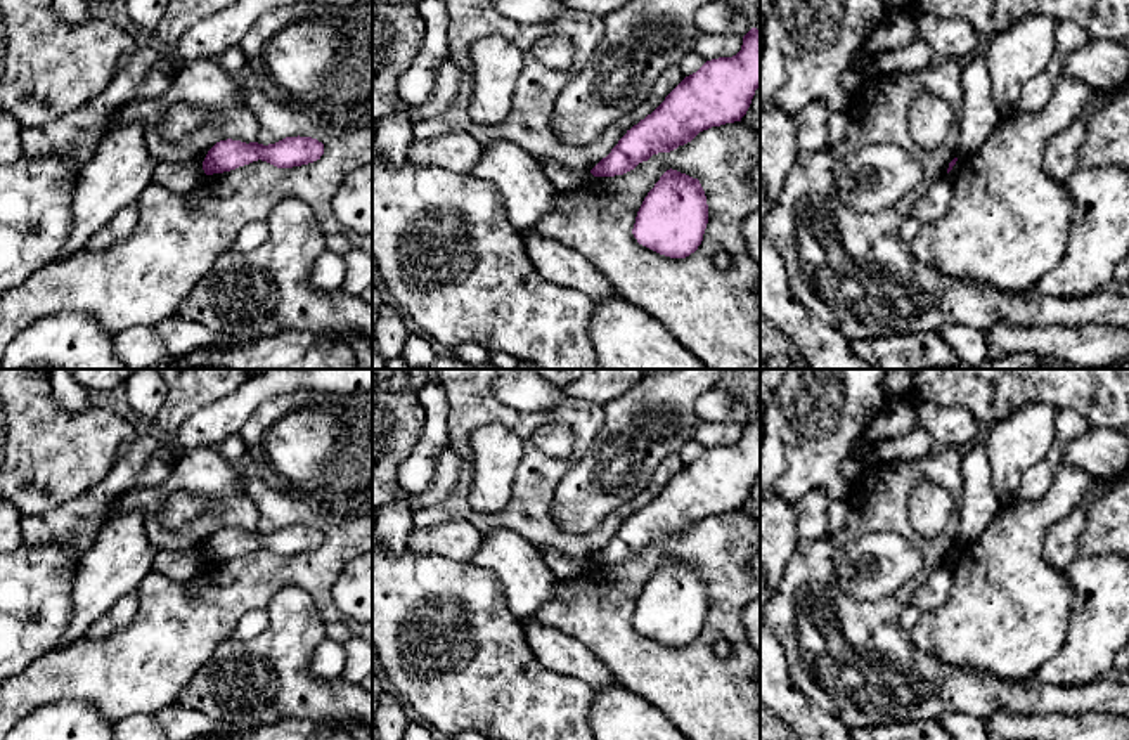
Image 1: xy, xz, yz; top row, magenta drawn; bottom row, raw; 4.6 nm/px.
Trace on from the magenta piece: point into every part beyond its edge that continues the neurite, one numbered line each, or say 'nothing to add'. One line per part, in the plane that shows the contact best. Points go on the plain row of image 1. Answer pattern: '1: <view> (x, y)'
nothing to add

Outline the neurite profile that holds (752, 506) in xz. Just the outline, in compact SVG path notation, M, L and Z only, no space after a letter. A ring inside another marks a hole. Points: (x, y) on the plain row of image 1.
M760 473L755 478L746 503L741 506L741 513L748 515L760 527Z

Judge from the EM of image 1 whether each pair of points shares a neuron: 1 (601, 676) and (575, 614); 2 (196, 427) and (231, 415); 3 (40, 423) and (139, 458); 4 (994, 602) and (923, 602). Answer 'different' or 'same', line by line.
1: different
2: same
3: different
4: different

